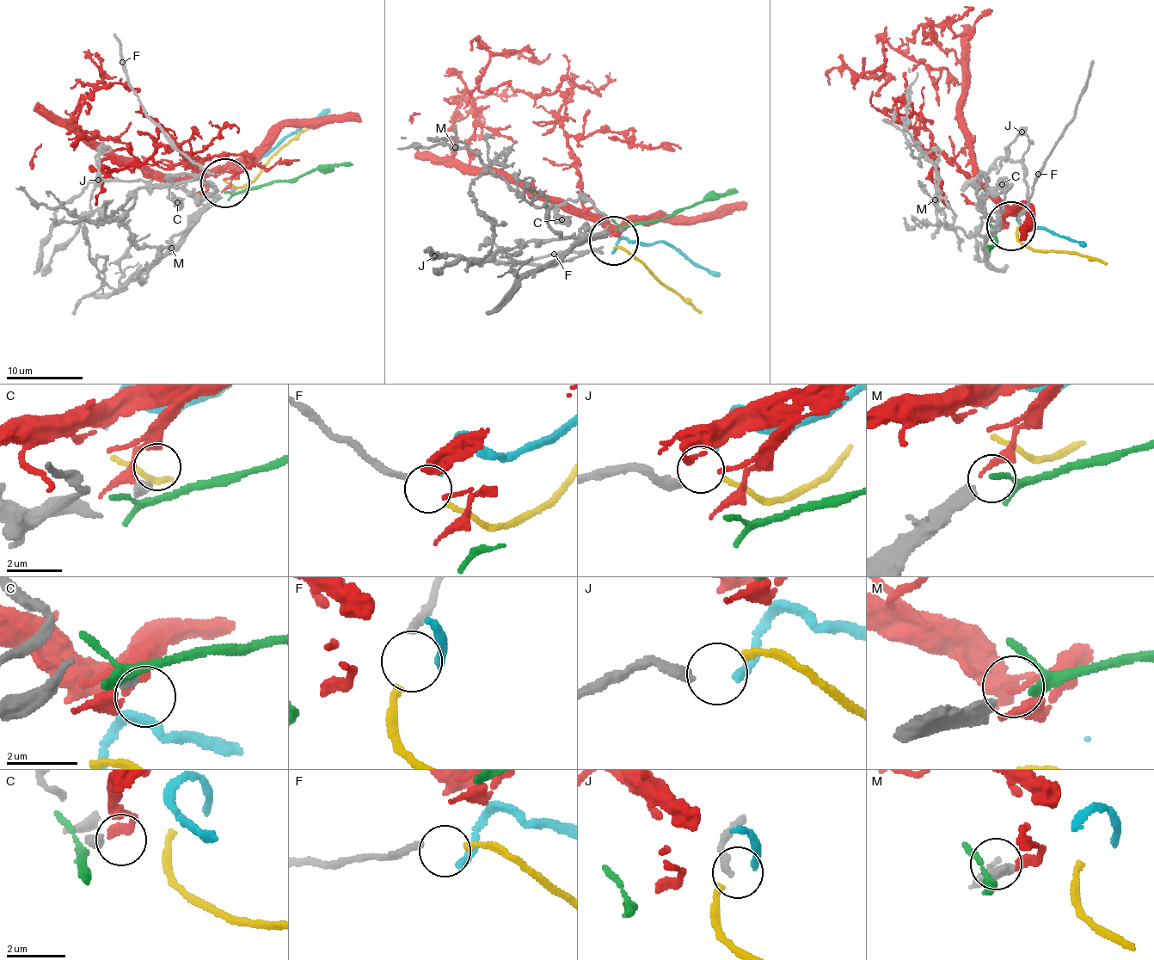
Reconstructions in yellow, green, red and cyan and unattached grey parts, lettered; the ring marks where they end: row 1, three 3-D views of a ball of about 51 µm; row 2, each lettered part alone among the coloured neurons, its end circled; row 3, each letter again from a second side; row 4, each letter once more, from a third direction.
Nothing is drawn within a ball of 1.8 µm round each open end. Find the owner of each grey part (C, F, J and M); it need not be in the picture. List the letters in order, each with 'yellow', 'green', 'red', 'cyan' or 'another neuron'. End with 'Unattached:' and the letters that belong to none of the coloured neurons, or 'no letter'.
C: another neuron
F: yellow
J: cyan
M: red
Unattached: C

